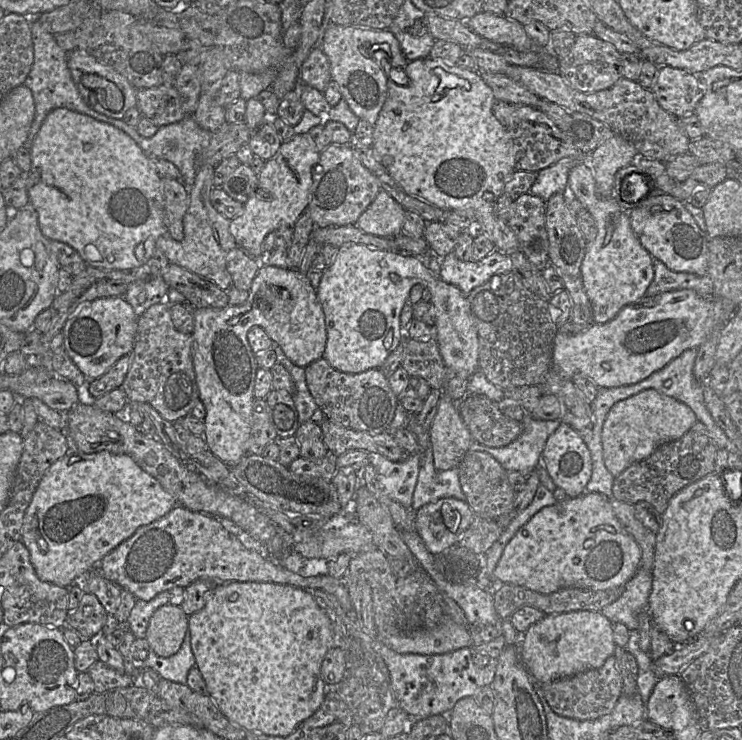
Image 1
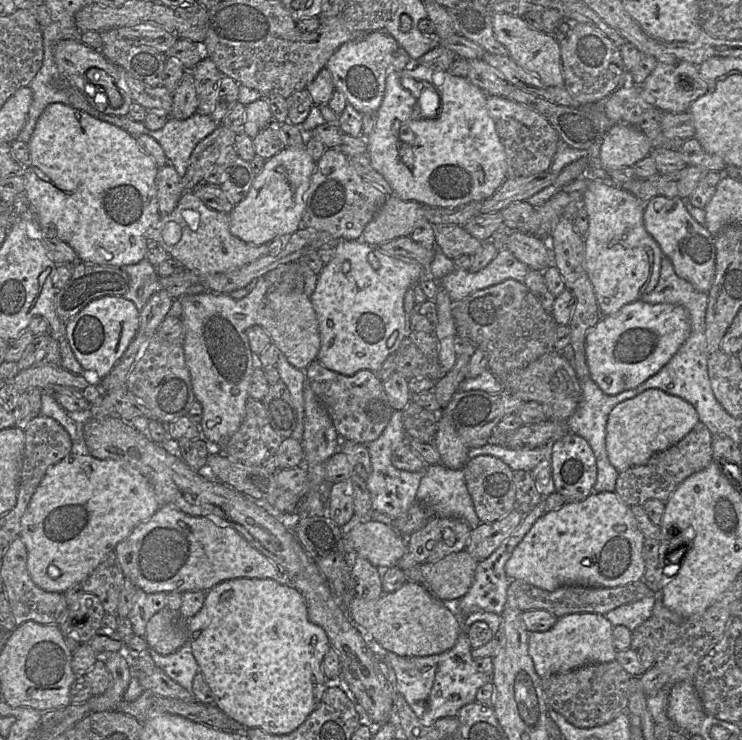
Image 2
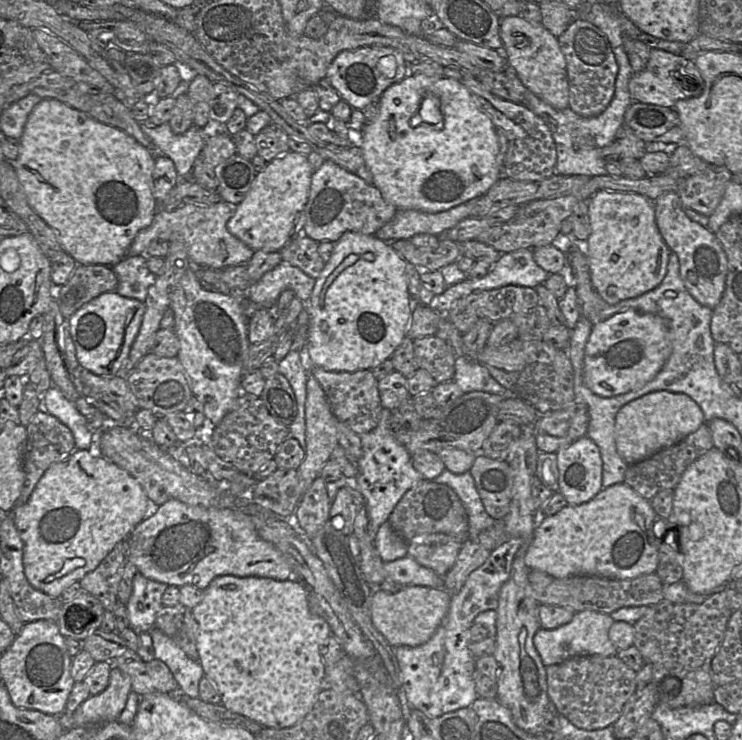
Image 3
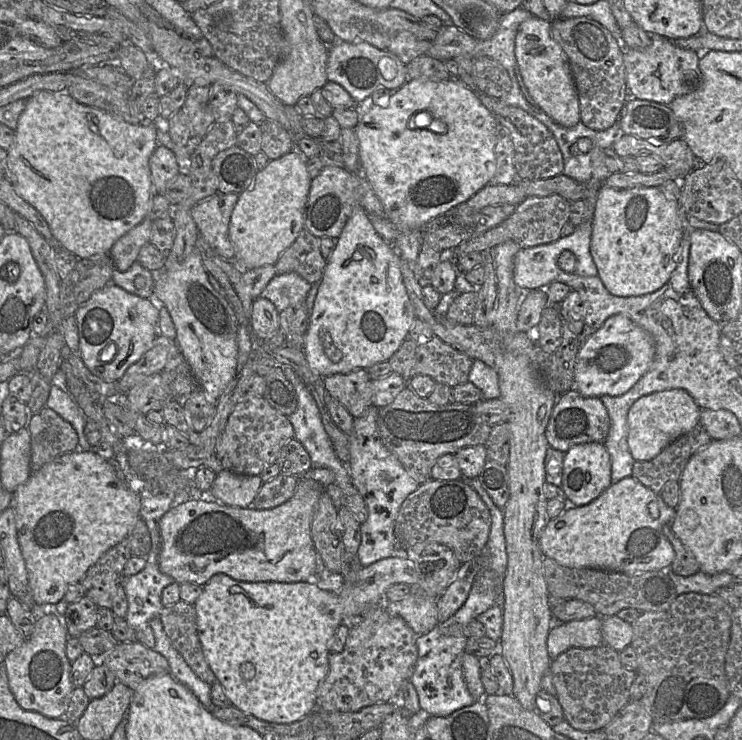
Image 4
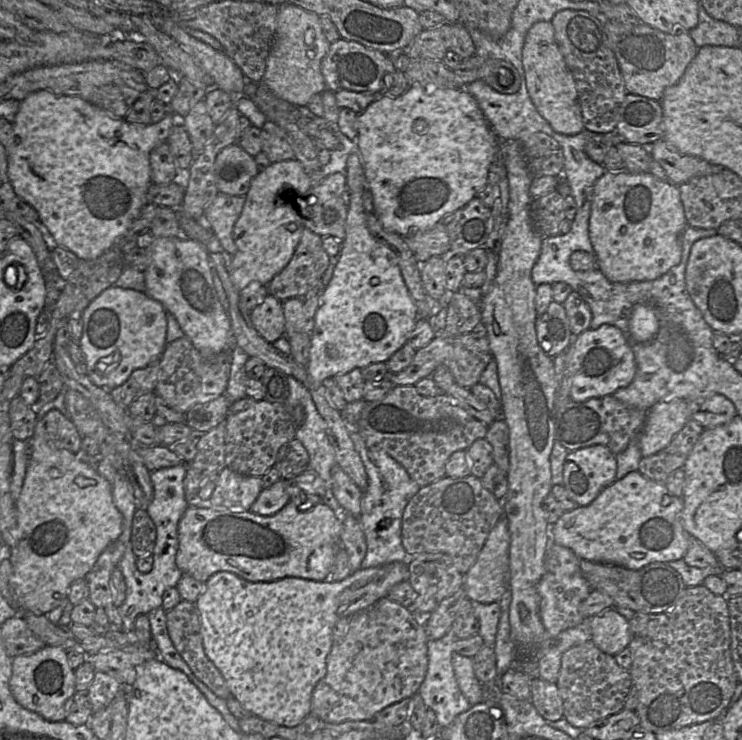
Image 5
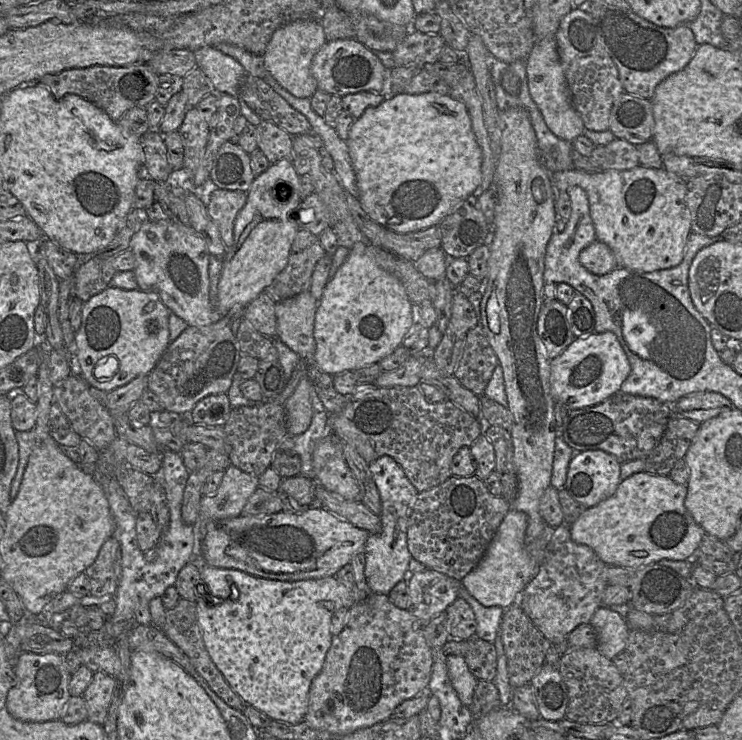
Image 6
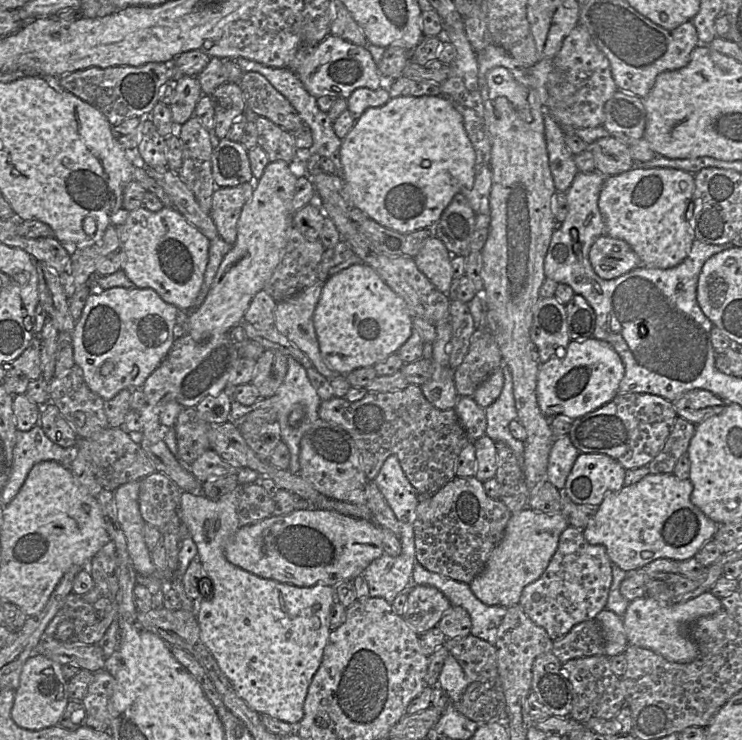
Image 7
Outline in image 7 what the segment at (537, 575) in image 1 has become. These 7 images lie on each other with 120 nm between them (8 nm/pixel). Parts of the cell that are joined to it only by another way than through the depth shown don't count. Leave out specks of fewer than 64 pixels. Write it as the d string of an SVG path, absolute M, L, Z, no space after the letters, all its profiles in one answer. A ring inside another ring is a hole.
M649 473L637 483L606 494L594 518L583 529L584 537L592 545L603 545L611 562L624 571L640 569L659 558L692 558L718 528L692 504L692 490L689 479L681 480L673 473Z

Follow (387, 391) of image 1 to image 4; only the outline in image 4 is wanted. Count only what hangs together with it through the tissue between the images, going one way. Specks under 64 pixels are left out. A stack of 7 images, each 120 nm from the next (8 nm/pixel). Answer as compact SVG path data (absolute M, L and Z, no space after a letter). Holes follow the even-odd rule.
M357 369L348 374L333 374L323 378L323 383L326 391L340 403L342 403L349 413L357 418L372 403L372 379L370 378L367 369Z

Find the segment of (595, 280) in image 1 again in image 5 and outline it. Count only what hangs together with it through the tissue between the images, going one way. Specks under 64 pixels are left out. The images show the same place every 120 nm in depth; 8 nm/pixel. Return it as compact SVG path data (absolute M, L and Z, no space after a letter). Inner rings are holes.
M606 171L594 184L589 218L589 238L596 257L597 269L613 283L630 283L655 280L671 268L677 266L682 256L682 238L685 229L688 227L683 204L680 199L679 186L669 182L661 181L649 173L630 173L628 171Z

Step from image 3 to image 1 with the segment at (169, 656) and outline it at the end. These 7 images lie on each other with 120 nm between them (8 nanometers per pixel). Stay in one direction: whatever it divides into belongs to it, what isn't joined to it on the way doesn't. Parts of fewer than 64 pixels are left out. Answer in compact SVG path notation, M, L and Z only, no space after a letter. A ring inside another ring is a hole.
M189 627L181 648L176 654L160 657L150 649L147 658L140 664L142 669L153 669L161 678L181 684L186 684L188 672L194 666L195 657L191 649Z

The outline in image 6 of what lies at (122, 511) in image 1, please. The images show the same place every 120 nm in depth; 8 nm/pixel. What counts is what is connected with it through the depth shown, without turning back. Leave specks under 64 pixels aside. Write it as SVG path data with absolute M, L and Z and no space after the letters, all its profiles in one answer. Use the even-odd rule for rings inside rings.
M38 339L36 347L39 347L40 363L36 376L38 400L34 426L35 445L29 456L19 491L4 515L5 532L1 541L1 578L13 587L25 609L33 615L41 613L53 599L67 591L72 579L94 563L103 543L115 536L115 520L102 486L93 475L86 473L80 465L71 460L49 433L49 412L54 402L54 385L49 373L49 353L52 348L45 339Z

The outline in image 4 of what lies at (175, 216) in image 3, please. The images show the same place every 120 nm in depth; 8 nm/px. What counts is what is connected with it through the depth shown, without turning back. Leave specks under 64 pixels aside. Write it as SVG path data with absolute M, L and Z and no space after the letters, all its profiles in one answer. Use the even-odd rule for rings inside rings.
M217 193L198 204L191 211L199 235L212 250L225 260L235 260L235 248L229 238L229 223L239 195ZM144 219L116 241L110 256L117 270L125 272L137 261L140 249L150 241L151 227L152 221Z

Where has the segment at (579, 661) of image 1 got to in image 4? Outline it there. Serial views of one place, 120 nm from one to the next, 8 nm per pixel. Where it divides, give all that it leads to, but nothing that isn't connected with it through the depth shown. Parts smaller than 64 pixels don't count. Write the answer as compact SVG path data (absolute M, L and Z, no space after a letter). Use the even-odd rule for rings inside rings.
M595 615L553 626L547 636L547 652L550 659L555 659L572 647L588 649L603 645L601 619Z

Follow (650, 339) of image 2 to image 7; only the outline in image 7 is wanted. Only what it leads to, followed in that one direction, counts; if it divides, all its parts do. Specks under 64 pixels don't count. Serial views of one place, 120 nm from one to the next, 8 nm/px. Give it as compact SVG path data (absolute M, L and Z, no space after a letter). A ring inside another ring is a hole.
M589 337L572 340L557 356L541 364L537 382L537 400L541 412L548 418L562 414L574 420L610 402L619 394L625 374L619 354L605 341Z

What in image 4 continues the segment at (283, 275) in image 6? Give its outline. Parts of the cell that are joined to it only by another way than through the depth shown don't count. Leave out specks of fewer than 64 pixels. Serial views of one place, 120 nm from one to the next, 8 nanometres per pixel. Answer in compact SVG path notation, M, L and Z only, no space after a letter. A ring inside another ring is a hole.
M303 228L292 245L287 248L275 263L276 275L294 272L308 283L318 282L326 268L320 251L320 239Z

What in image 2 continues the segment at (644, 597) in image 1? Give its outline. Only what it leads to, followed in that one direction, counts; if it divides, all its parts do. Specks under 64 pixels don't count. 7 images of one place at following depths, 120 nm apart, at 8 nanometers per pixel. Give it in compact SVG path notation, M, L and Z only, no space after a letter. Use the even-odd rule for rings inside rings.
M655 595L641 600L621 605L609 612L604 617L612 626L623 625L633 632L638 626L652 616Z

